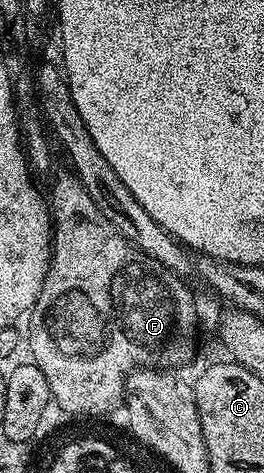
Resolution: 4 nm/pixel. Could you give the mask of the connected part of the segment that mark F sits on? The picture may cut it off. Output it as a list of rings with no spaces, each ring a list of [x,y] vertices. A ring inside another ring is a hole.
[[[65,170],[60,172],[52,180],[52,198],[50,196],[50,213],[54,231],[52,233],[52,263],[48,266],[48,273],[44,279],[42,290],[30,310],[28,320],[28,332],[26,328],[26,348],[32,351],[31,363],[46,374],[46,382],[55,389],[56,396],[59,396],[59,404],[56,408],[71,409],[73,412],[97,412],[100,409],[108,408],[113,401],[117,400],[120,393],[120,385],[132,372],[141,366],[155,366],[157,369],[172,370],[175,364],[184,364],[192,356],[192,351],[196,348],[196,300],[192,297],[192,292],[187,288],[185,281],[174,275],[162,262],[142,254],[131,244],[126,237],[118,234],[110,222],[94,206],[94,198],[86,194],[82,182],[76,177],[75,172]]]

